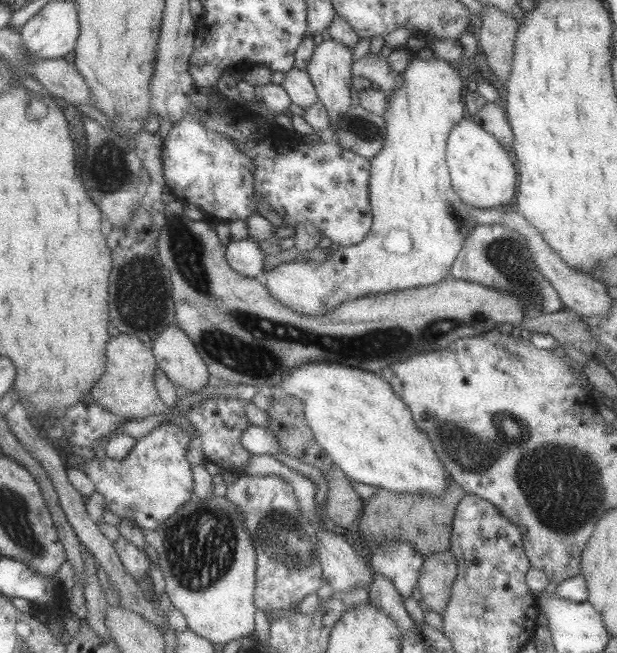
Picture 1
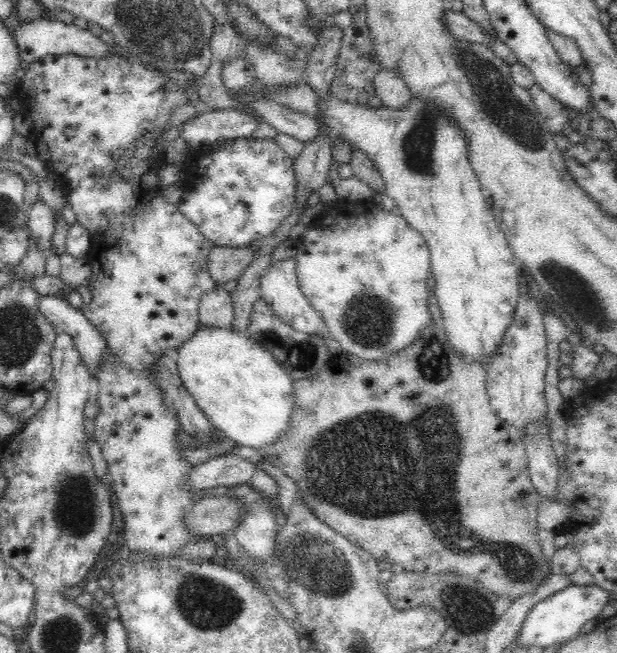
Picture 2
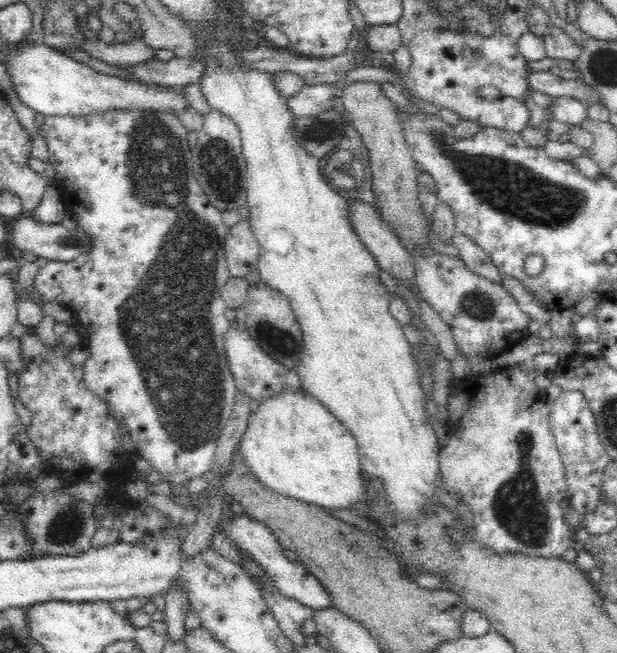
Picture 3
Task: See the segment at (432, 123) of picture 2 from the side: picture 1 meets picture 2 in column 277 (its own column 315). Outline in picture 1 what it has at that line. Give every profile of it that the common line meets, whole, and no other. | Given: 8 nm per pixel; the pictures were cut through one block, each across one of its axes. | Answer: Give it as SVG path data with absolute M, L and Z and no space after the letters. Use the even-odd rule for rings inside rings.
M295 66L284 73L284 79L280 85L288 94L290 102L302 109L313 105L318 99L307 71L299 70Z

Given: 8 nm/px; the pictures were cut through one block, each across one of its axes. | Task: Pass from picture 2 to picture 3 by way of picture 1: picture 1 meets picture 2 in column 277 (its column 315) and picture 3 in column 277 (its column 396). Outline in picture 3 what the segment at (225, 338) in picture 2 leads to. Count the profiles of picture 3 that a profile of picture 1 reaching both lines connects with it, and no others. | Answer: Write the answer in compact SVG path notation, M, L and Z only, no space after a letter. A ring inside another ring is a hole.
M304 390L282 391L256 404L252 408L248 428L241 438L239 452L252 474L264 486L280 495L324 507L328 511L340 508L352 510L365 498L369 482L362 477L363 468L356 439L320 401Z

